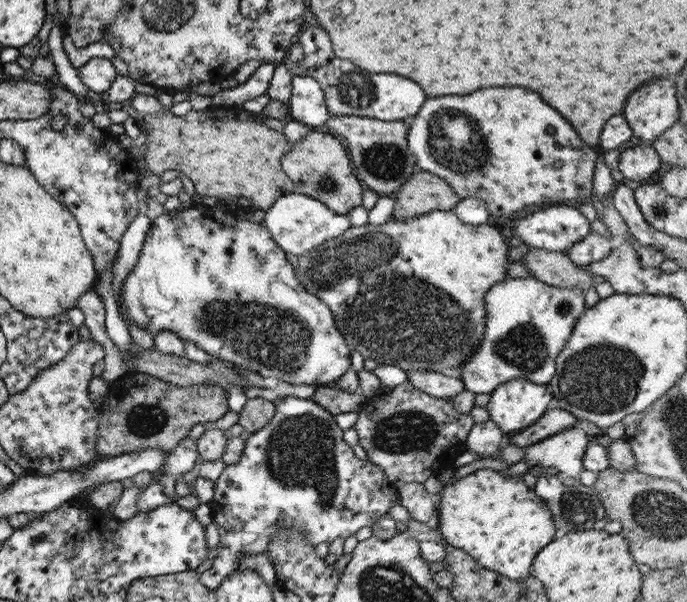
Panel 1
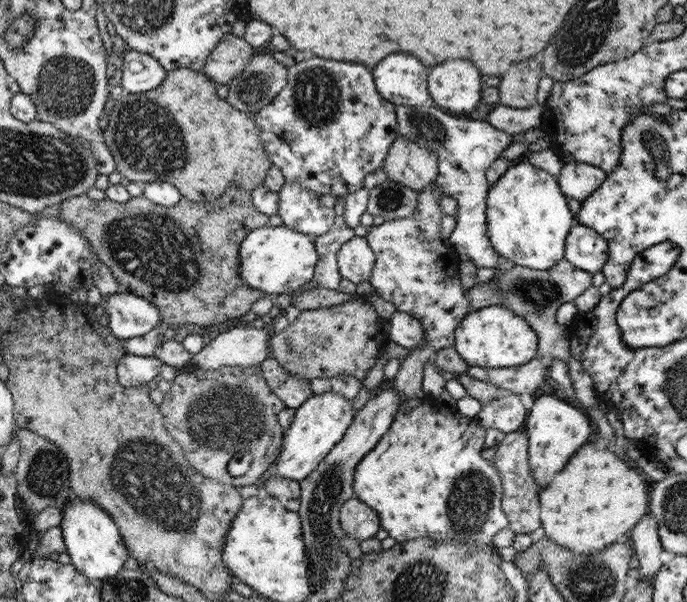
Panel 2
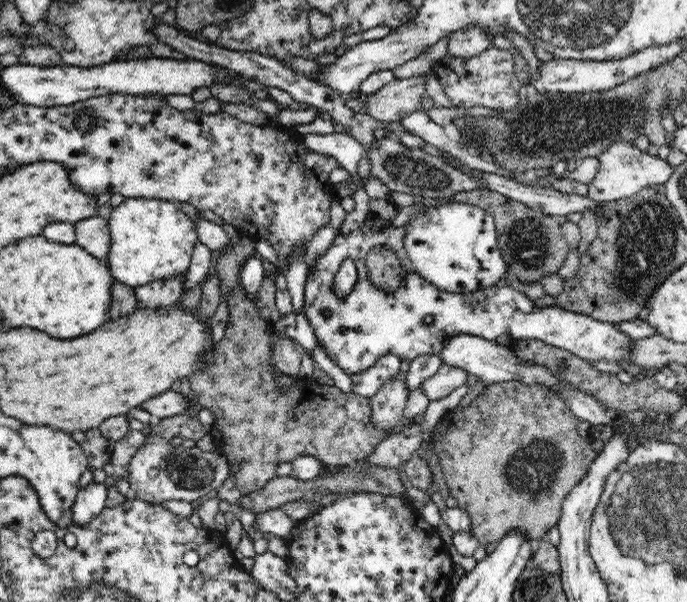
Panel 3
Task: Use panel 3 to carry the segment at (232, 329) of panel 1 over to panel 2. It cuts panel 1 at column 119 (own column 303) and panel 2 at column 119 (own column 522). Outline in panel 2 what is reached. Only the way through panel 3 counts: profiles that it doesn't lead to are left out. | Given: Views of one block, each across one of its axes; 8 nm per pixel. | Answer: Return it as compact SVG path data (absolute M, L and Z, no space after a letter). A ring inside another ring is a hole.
M123 290L107 295L104 304L108 331L119 342L143 336L162 324L155 305L139 295Z

